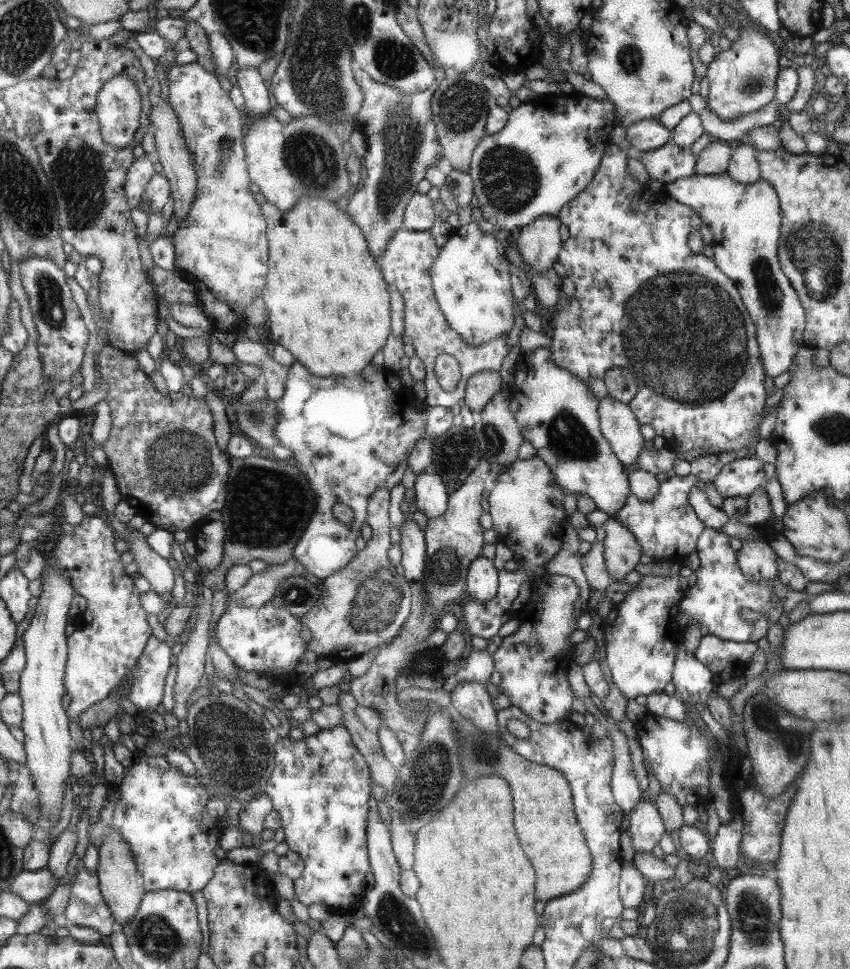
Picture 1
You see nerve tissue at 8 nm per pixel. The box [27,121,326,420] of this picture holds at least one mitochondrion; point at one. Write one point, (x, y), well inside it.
(79, 172)

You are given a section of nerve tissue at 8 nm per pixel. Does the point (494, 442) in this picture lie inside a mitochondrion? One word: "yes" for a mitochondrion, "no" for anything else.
yes

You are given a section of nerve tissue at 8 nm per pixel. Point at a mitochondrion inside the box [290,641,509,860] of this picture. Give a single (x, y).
(425, 785)

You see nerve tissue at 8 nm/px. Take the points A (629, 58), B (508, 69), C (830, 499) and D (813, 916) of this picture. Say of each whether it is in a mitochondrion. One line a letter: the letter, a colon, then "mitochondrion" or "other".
A: mitochondrion
B: other
C: other
D: other

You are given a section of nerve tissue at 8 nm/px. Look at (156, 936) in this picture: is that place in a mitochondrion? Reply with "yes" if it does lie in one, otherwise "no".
yes

